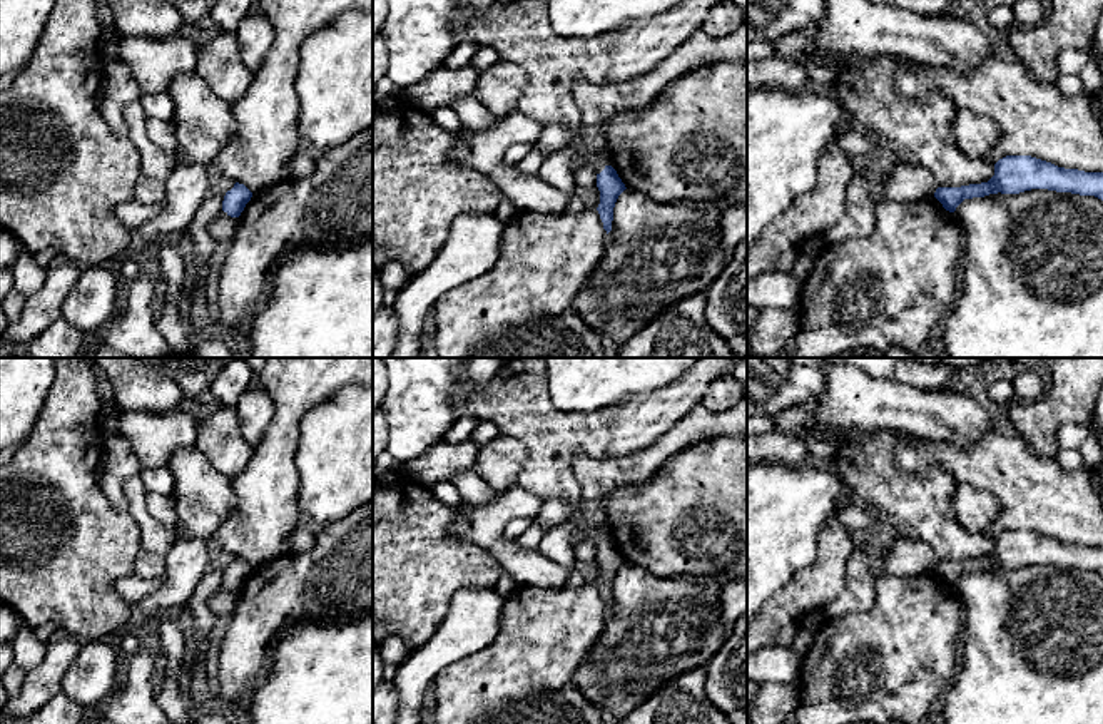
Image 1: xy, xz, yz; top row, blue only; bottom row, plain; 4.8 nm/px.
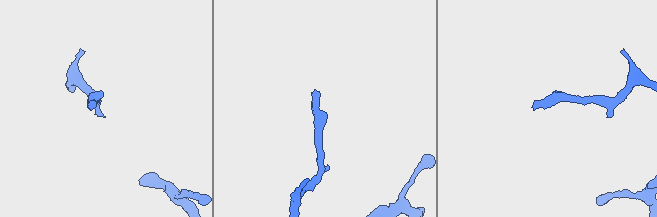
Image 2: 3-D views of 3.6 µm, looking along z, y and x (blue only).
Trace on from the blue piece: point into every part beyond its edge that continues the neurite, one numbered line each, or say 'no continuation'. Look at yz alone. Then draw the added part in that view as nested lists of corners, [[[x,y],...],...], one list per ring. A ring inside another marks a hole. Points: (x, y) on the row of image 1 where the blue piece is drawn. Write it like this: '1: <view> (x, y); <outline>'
no continuation

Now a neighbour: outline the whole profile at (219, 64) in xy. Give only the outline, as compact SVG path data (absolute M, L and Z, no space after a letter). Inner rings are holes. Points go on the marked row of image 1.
M221 32L197 52L196 72L229 105L244 99L254 79L254 74L242 64L234 32Z

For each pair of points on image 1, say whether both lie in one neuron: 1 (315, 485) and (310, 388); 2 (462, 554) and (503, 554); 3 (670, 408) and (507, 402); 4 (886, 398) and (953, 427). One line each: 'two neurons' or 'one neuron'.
1: two neurons
2: two neurons
3: one neuron
4: one neuron

